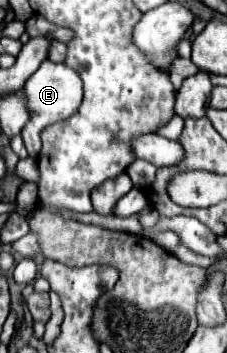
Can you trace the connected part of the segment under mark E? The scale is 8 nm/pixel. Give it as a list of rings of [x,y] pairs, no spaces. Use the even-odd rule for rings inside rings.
[[[45,60],[39,70],[25,82],[25,92],[27,92],[27,108],[29,108],[29,122],[25,124],[21,138],[25,142],[25,148],[29,156],[37,156],[41,150],[41,130],[49,126],[49,122],[59,122],[69,118],[81,104],[83,98],[83,82],[79,74],[69,68],[67,64],[55,64],[51,60]]]

